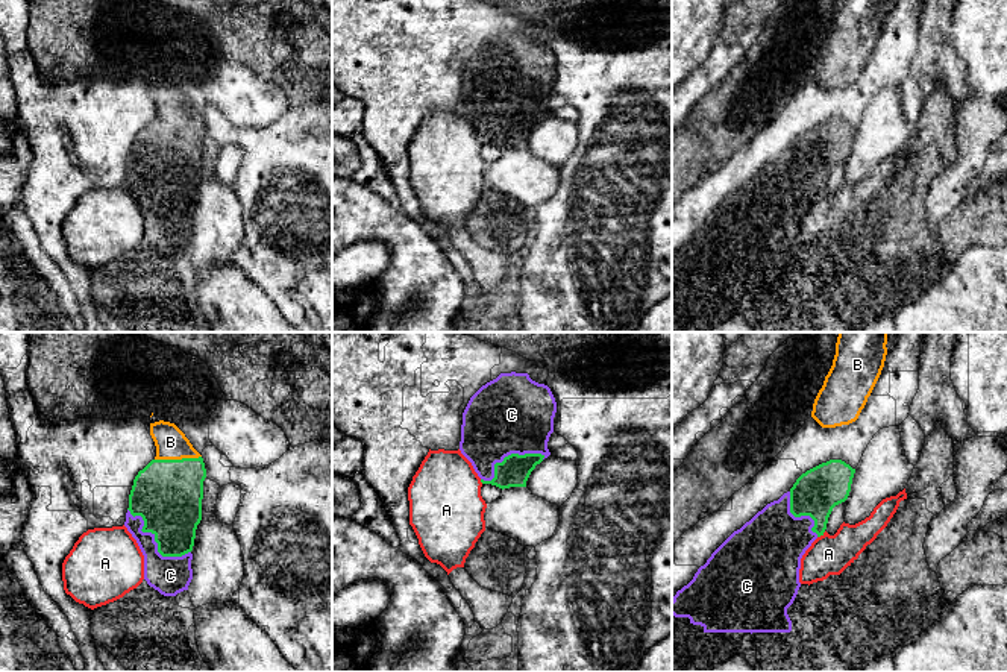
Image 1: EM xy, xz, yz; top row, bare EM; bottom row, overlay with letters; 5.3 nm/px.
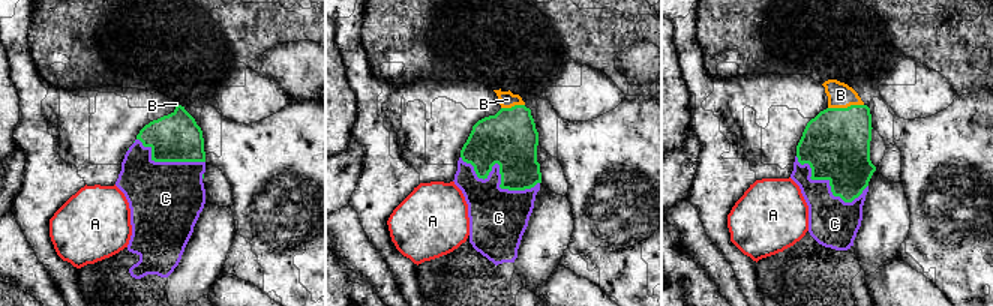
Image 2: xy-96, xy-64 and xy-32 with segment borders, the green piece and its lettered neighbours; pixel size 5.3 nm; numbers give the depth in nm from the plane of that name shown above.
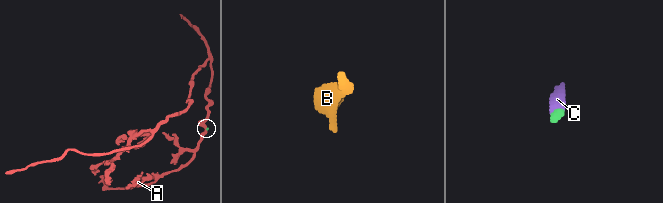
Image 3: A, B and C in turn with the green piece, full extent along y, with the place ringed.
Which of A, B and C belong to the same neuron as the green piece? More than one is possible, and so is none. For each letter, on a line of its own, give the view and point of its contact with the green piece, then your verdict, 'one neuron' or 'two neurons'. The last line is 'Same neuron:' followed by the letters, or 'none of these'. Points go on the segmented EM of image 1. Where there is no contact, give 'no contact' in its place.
A: meets green in yz at (821, 534); two neurons
B: meets green in xy at (178, 460); one neuron
C: meets green in xy at (155, 540); one neuron
Same neuron: B, C

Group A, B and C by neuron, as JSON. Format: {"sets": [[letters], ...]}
{"sets": [["A"], ["B", "C"]]}

